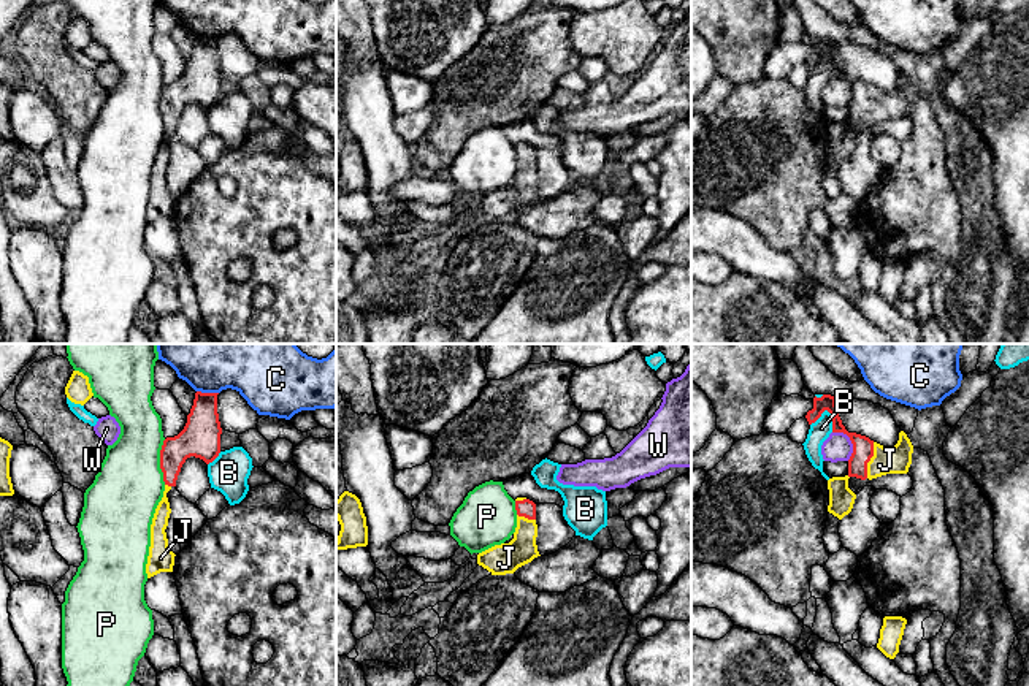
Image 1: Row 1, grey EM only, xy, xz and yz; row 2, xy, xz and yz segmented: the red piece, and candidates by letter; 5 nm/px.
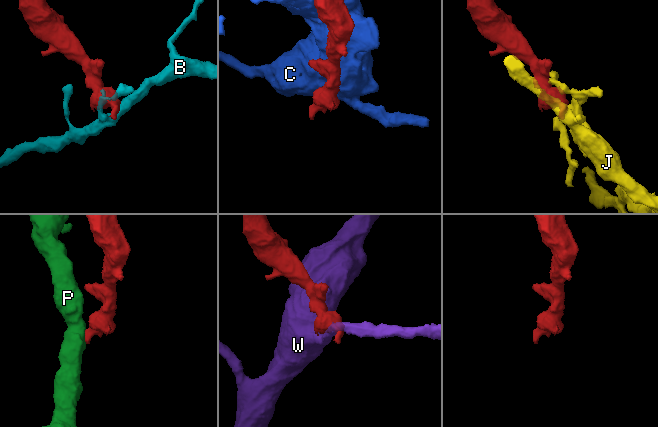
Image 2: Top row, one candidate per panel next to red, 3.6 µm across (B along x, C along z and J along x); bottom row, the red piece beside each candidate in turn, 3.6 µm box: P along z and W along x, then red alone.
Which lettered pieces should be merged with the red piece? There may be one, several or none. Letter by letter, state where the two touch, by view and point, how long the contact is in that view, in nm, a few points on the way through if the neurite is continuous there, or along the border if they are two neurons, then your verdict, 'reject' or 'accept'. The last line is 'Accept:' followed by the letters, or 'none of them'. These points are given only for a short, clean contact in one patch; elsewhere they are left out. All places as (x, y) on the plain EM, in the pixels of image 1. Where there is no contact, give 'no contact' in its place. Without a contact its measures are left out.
B: contact yz (822, 57); length 130 nm; reject
C: contact xy (208, 38); length 110 nm; reject
J: contact yz (869, 105); length 190 nm; way yz (863, 92), (869, 105), (887, 105); accept
P: contact xy (160, 106); length 240 nm; reject
W: contact yz (850, 84); length 170 nm; border yz (833, 76), (842, 76), (849, 83), (852, 89), (849, 105); reject
Accept: J

